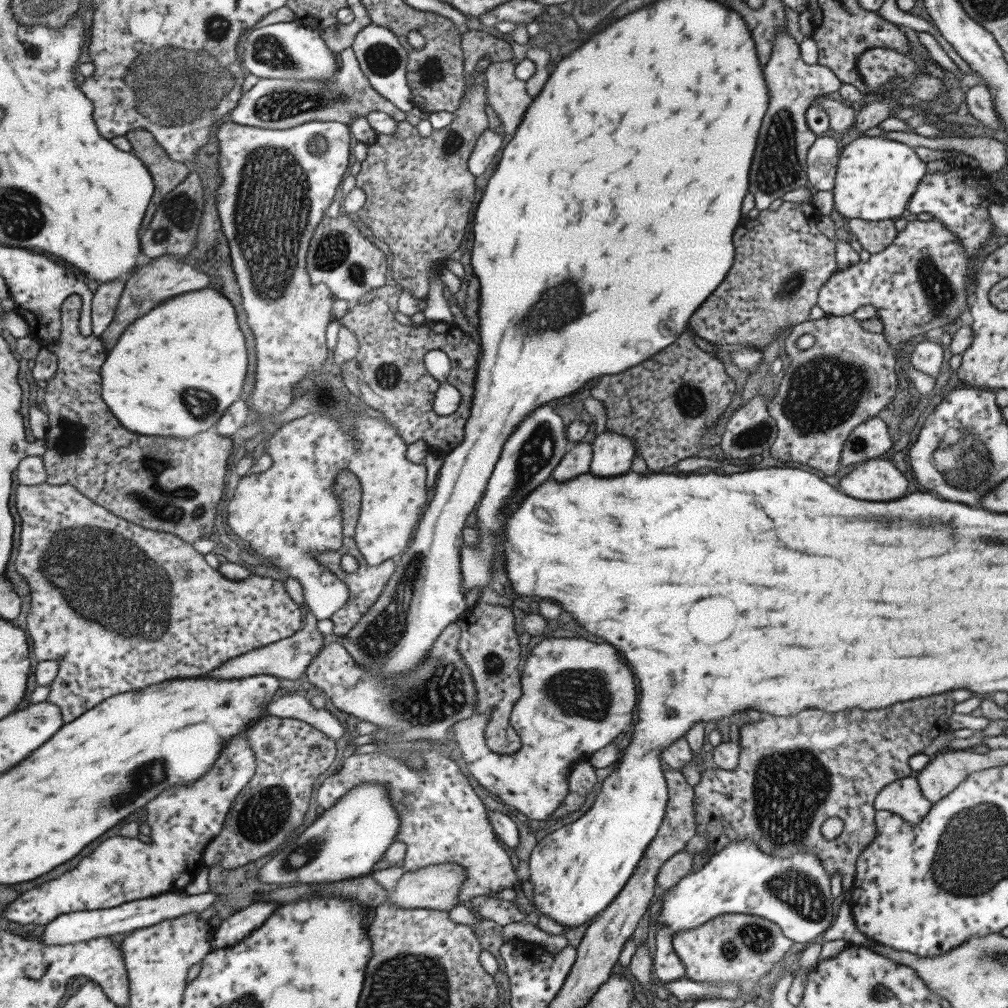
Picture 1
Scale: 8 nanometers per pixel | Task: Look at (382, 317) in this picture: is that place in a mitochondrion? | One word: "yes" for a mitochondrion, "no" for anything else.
no

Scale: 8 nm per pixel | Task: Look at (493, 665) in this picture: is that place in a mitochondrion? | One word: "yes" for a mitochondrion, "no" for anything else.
yes

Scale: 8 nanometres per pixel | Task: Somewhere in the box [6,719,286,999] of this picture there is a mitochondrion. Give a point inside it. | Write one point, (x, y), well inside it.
(152, 771)

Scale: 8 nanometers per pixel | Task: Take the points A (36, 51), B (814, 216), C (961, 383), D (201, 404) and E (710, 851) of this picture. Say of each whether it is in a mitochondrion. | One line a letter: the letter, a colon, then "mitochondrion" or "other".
A: mitochondrion
B: other
C: other
D: mitochondrion
E: other

